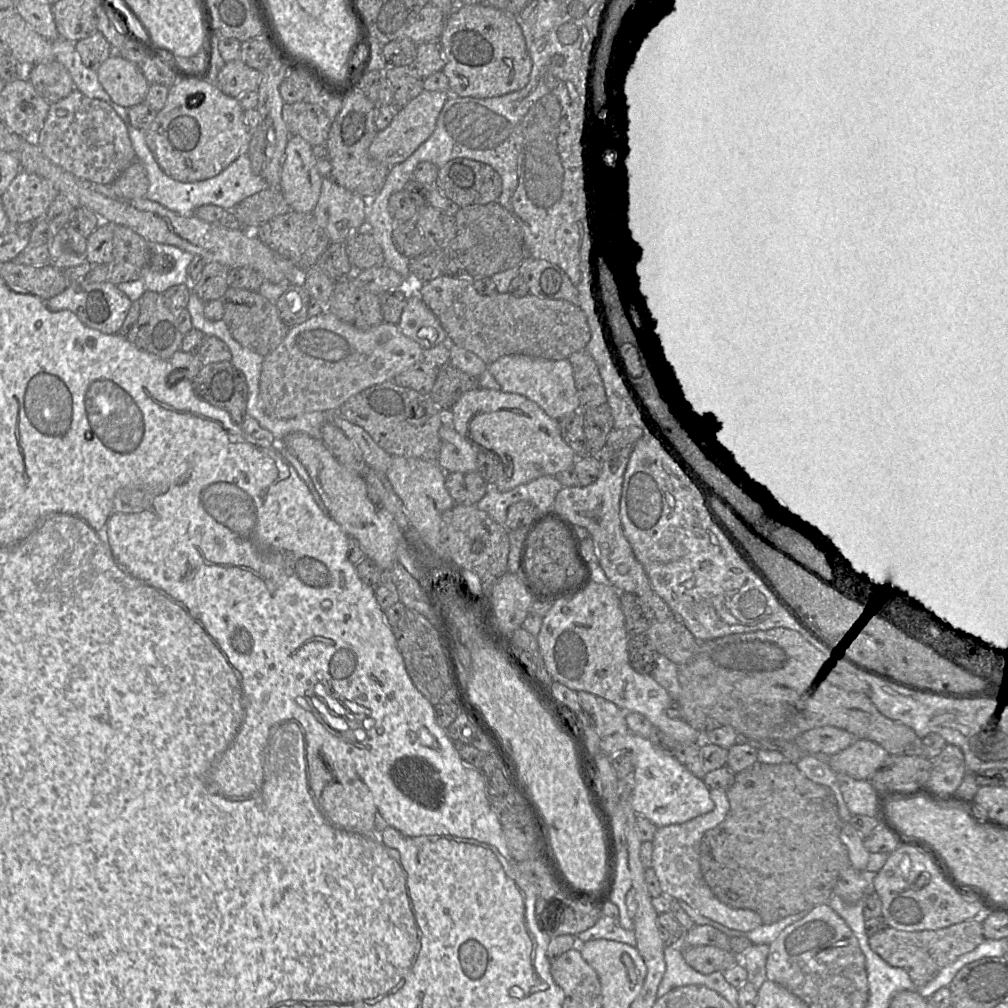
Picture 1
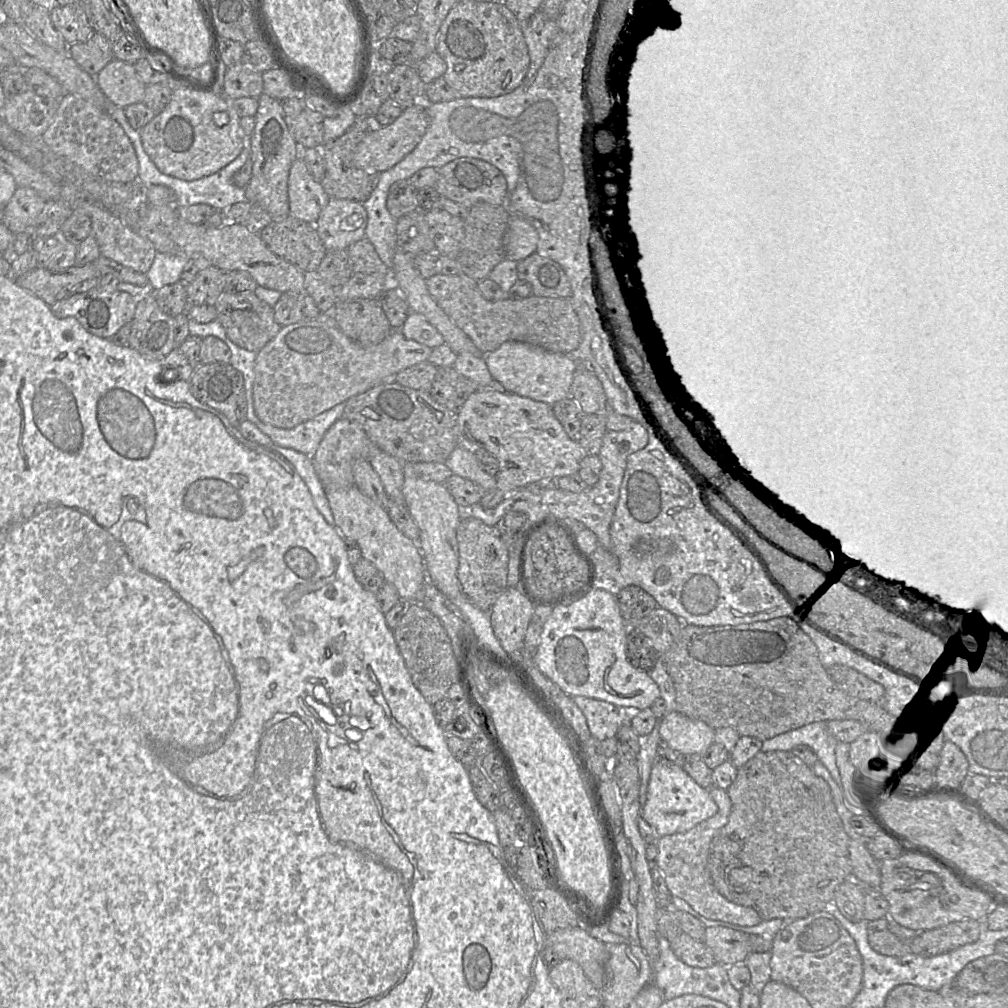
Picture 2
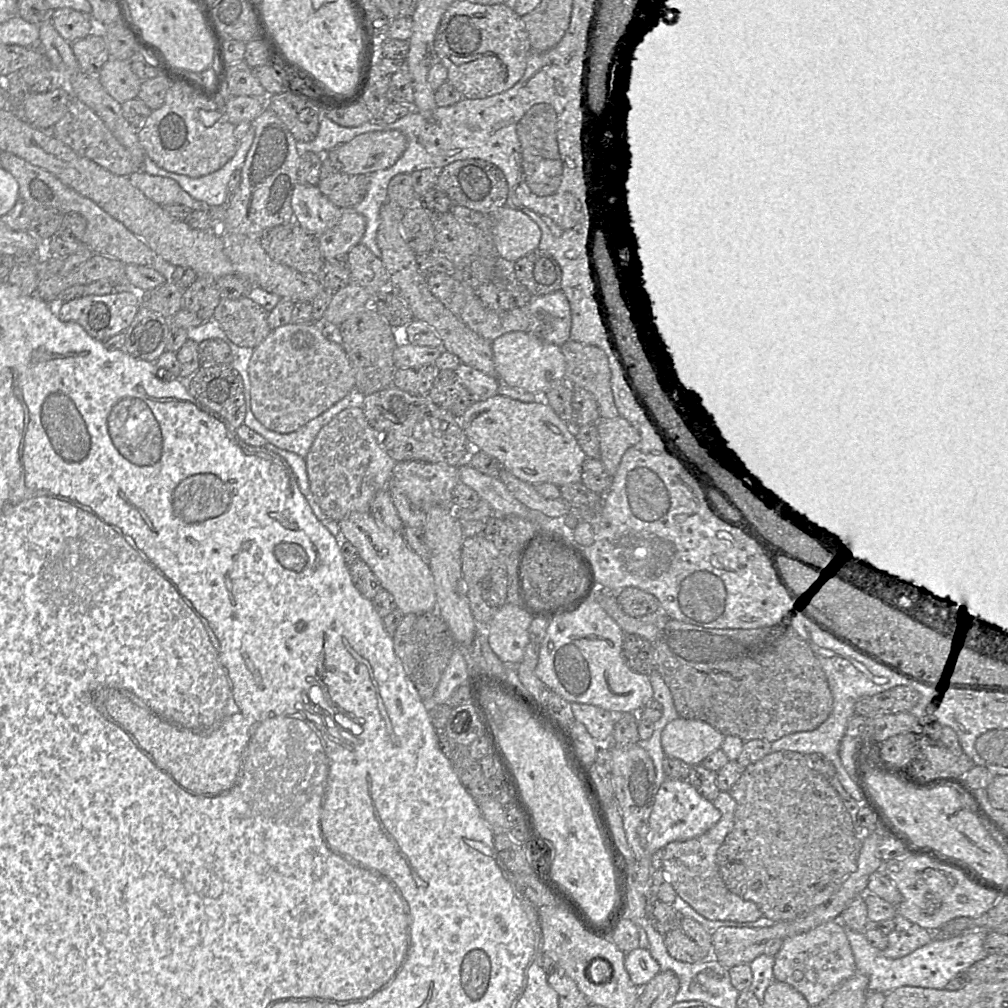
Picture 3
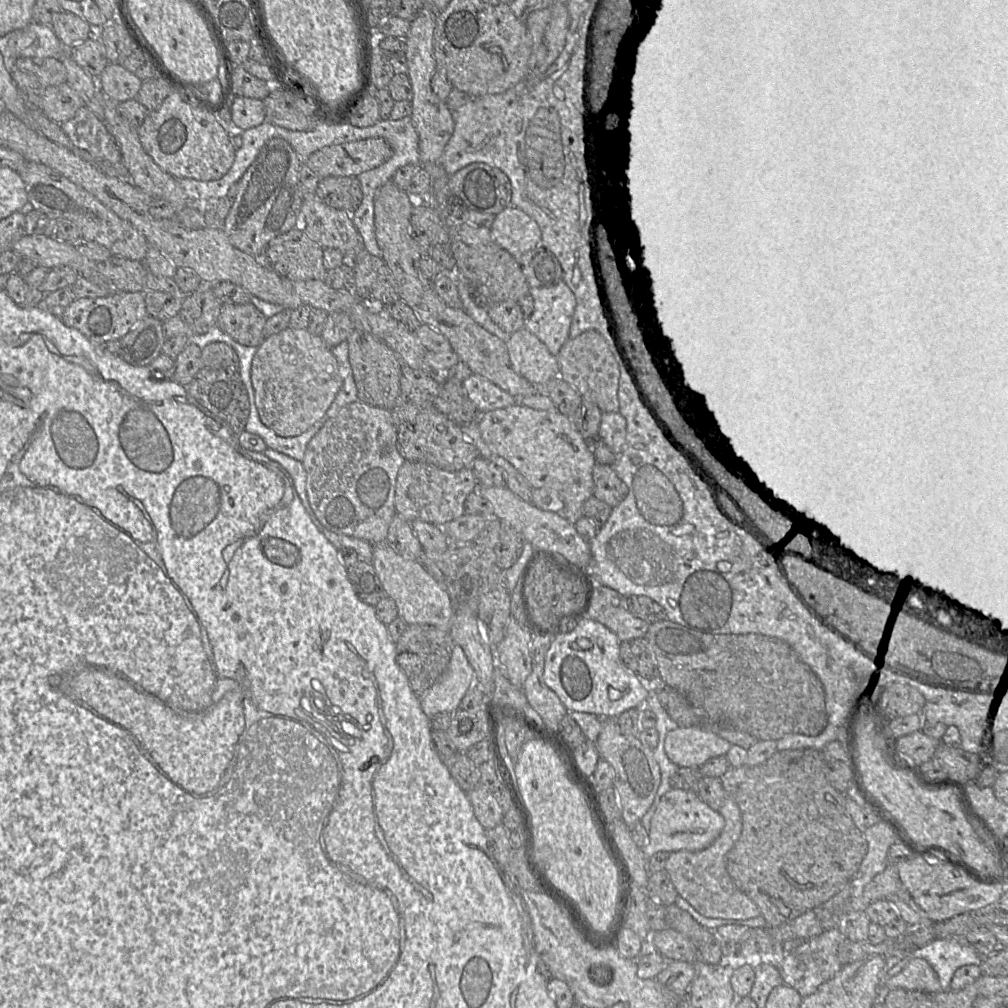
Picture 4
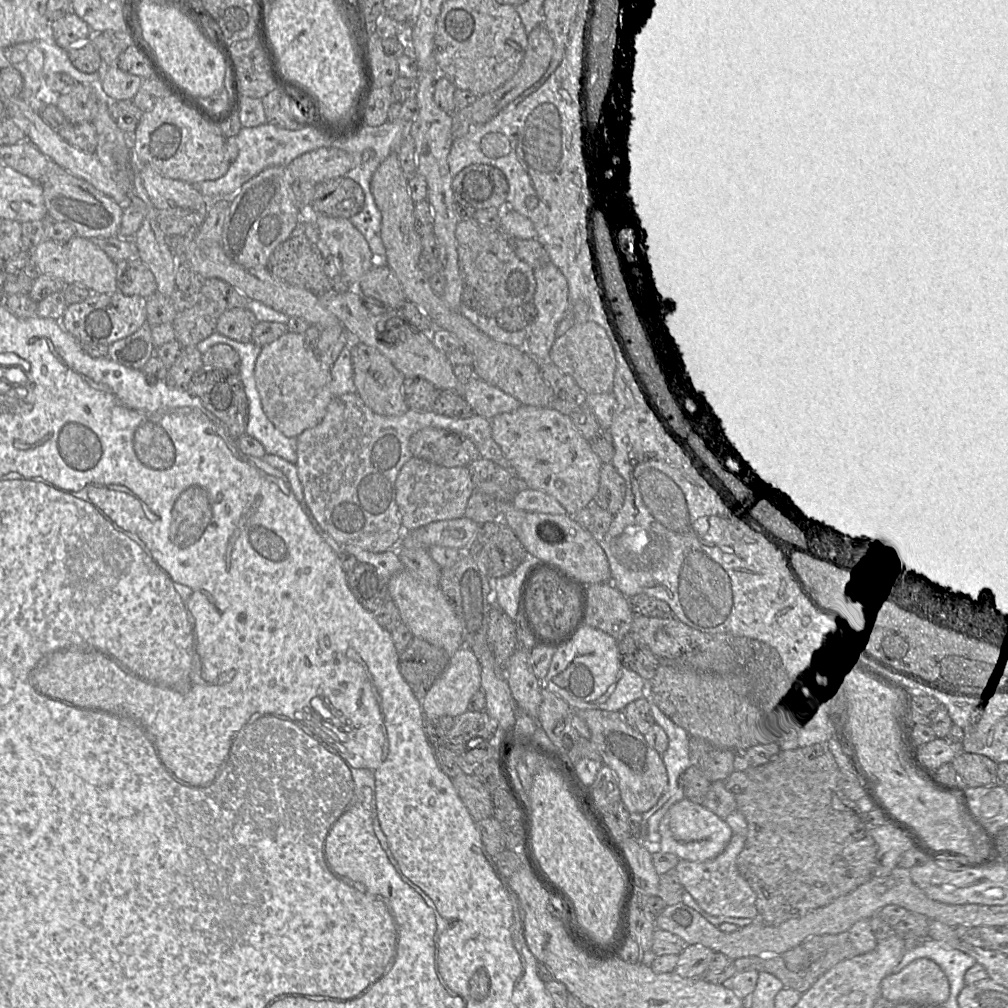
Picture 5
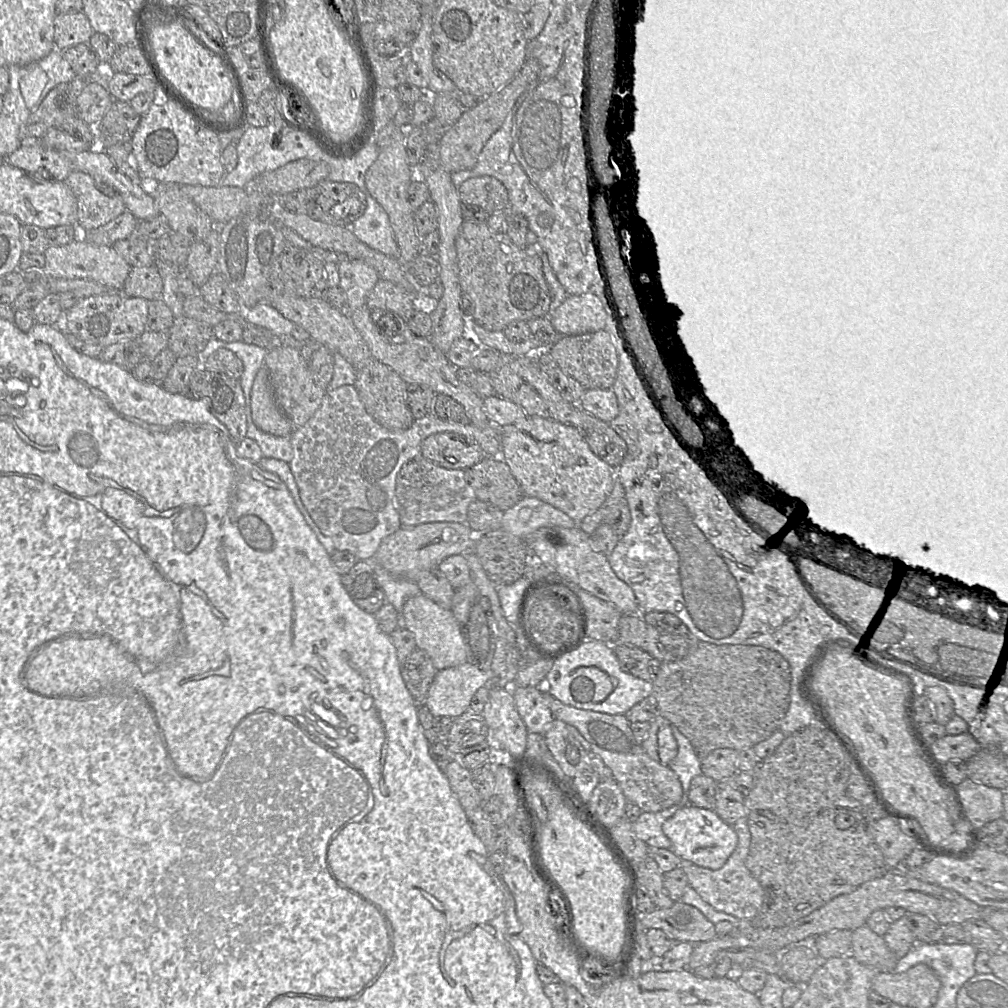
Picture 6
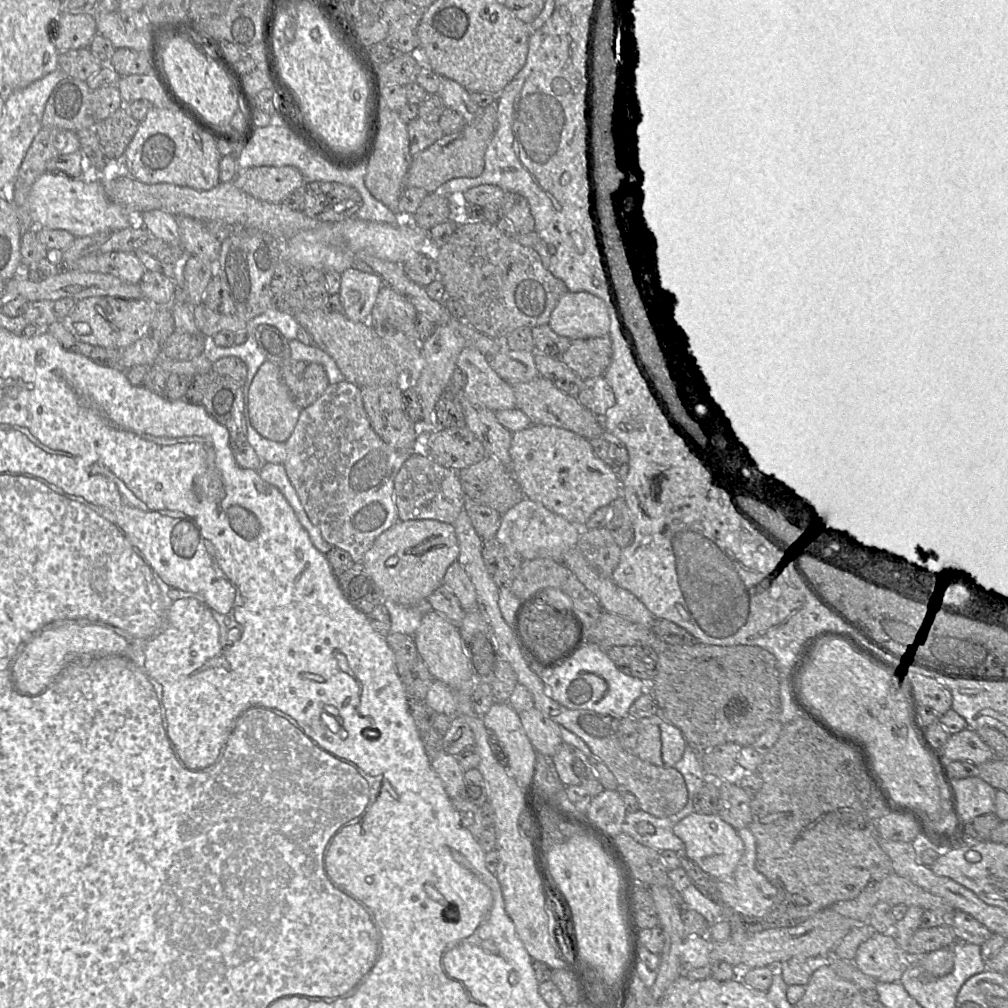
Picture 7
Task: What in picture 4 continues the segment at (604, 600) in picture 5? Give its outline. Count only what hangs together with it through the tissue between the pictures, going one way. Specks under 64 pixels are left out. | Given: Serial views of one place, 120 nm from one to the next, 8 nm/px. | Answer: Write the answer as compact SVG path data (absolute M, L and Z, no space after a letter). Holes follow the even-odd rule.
M597 584L593 593L587 618L598 621L606 626L617 635L621 642L645 637L646 633L648 632L650 623L635 617L628 610L627 598L628 597L621 595L616 590L610 587Z

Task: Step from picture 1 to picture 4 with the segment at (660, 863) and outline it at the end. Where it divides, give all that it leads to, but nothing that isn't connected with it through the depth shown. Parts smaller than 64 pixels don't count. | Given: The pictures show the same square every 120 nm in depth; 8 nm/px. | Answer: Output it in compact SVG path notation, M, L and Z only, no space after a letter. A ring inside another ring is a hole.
M728 796L718 812L723 816L725 826L716 840L700 851L671 852L664 870L678 895L703 916L718 919L756 918L761 916L759 907L735 885L726 868L726 854L742 832L741 811L733 796Z

